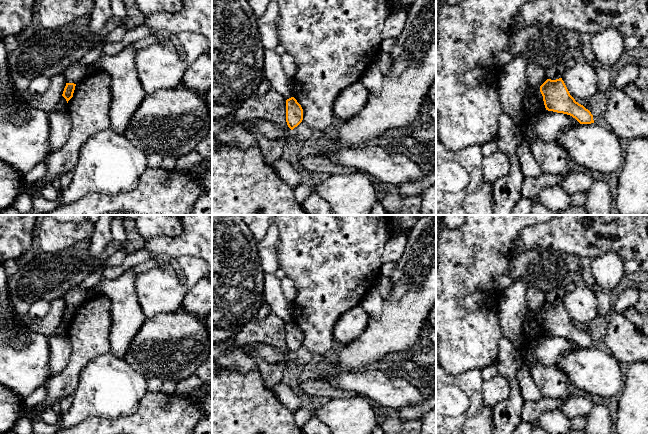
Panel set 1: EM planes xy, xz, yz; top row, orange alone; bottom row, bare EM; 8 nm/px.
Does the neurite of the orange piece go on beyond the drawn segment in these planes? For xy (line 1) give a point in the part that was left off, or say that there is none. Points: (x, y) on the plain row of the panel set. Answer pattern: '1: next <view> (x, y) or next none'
1: next none

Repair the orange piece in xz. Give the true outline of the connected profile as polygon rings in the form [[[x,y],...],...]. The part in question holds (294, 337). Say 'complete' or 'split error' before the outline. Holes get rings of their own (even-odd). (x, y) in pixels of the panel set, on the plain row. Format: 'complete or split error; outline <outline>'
complete; outline [[[294,321],[286,324],[286,346],[288,351],[293,354],[303,344],[303,333]]]

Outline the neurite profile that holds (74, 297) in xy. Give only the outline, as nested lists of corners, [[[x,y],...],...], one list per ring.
[[[79,285],[70,289],[63,297],[66,307],[77,308],[84,300],[89,298],[90,291],[81,288]]]

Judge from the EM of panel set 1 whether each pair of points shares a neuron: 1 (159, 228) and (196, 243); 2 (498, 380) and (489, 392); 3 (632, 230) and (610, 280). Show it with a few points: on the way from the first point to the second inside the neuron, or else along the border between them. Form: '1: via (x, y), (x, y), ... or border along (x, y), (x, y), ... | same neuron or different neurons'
1: border along (183, 225), (182, 231), (177, 235), (154, 238) | different neurons
2: via (498, 383), (492, 389) | same neuron
3: border along (596, 257), (607, 252), (615, 252), (623, 260) | different neurons

